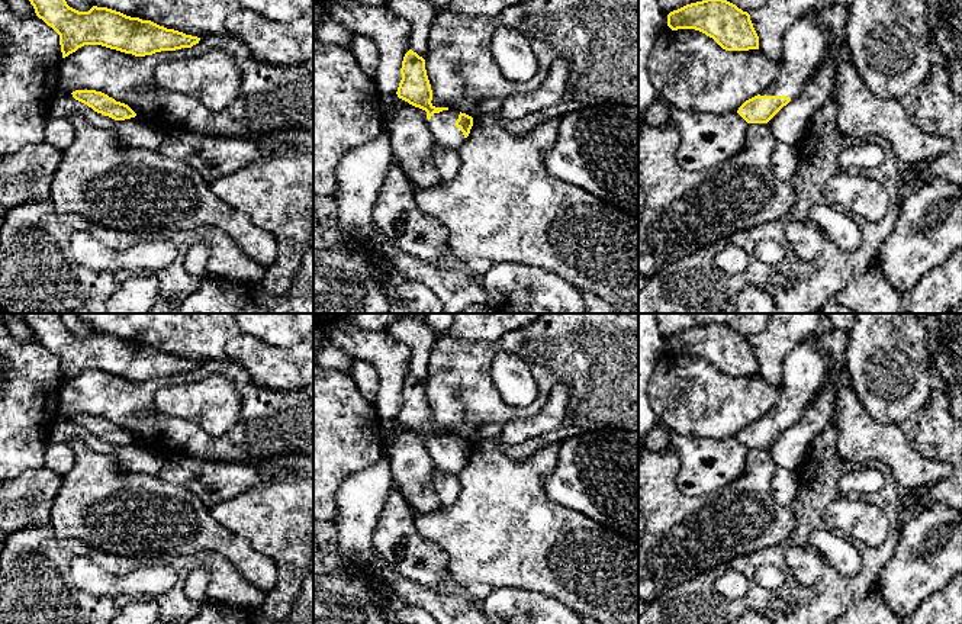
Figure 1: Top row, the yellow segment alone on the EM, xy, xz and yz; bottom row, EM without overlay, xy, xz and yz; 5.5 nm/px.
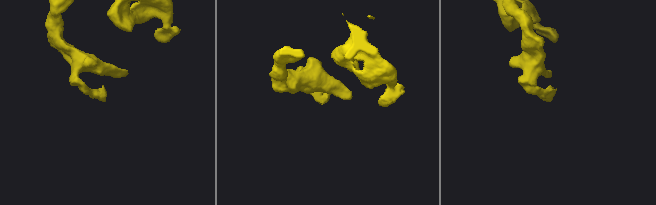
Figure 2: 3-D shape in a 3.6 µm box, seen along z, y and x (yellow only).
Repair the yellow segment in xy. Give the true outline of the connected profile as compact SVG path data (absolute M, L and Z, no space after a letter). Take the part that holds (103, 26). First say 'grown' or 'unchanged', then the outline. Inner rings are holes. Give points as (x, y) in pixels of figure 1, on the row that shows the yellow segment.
unchanged | M29 0L35 13L59 35L62 58L75 52L84 45L102 45L135 57L152 55L161 51L176 51L192 48L200 38L183 32L167 29L151 20L131 17L120 12L93 6L89 12L78 12L67 4L65 0Z

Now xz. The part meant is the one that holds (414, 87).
grown | M412 49L403 57L400 74L398 97L427 112L435 144L457 151L470 134L473 118L457 109L435 107L431 103L432 90L425 70L425 59Z

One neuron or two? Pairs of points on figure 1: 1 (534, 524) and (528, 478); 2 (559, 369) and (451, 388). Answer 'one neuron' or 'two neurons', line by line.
1: one neuron
2: one neuron

